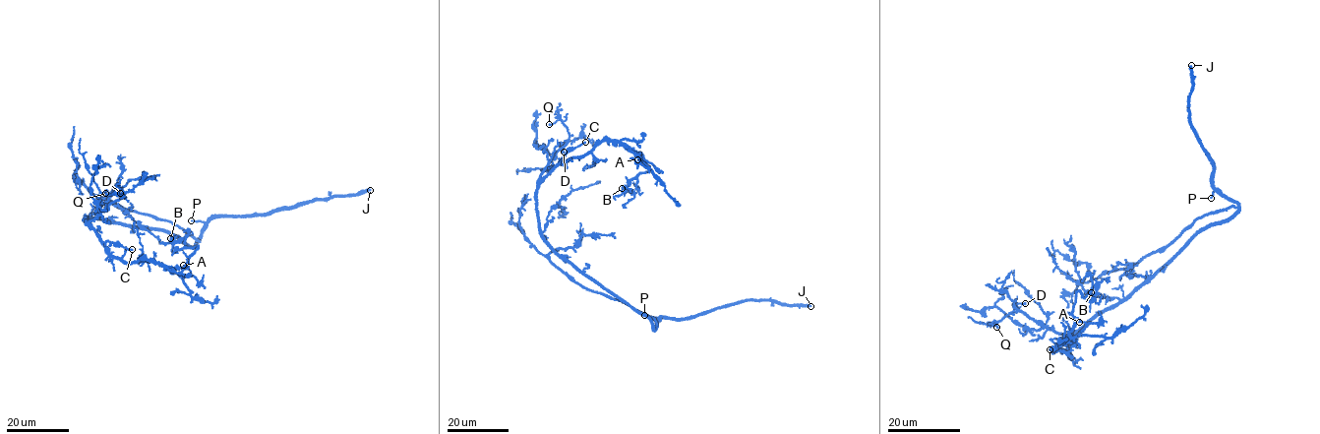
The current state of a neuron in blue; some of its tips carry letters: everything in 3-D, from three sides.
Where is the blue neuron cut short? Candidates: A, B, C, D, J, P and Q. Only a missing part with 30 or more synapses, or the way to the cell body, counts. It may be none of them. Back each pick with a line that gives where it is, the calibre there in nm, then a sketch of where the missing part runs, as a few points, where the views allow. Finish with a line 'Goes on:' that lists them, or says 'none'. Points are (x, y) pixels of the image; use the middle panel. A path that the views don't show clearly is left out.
J: (810, 306) | 300 nm | (810, 306), (844, 299), (852, 288), (841, 256), (833, 200), (813, 154), (782, 101), (735, 72), (720, 58)
P: (644, 315) | 140 nm | (644, 315), (615, 305), (592, 285), (575, 282), (578, 286)
Goes on: J, P

